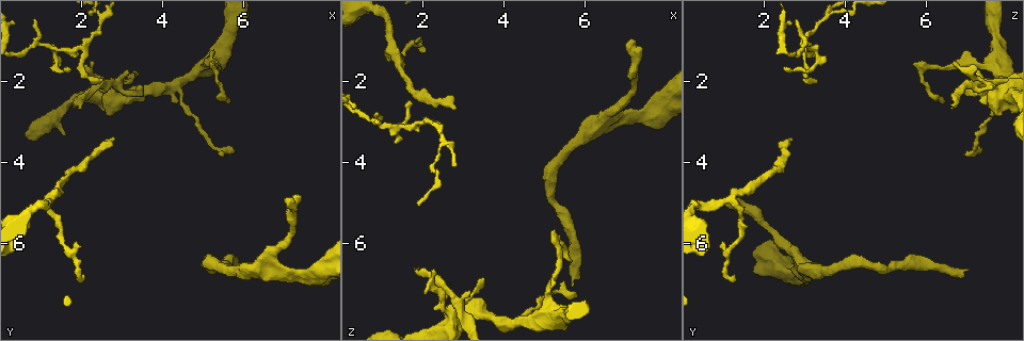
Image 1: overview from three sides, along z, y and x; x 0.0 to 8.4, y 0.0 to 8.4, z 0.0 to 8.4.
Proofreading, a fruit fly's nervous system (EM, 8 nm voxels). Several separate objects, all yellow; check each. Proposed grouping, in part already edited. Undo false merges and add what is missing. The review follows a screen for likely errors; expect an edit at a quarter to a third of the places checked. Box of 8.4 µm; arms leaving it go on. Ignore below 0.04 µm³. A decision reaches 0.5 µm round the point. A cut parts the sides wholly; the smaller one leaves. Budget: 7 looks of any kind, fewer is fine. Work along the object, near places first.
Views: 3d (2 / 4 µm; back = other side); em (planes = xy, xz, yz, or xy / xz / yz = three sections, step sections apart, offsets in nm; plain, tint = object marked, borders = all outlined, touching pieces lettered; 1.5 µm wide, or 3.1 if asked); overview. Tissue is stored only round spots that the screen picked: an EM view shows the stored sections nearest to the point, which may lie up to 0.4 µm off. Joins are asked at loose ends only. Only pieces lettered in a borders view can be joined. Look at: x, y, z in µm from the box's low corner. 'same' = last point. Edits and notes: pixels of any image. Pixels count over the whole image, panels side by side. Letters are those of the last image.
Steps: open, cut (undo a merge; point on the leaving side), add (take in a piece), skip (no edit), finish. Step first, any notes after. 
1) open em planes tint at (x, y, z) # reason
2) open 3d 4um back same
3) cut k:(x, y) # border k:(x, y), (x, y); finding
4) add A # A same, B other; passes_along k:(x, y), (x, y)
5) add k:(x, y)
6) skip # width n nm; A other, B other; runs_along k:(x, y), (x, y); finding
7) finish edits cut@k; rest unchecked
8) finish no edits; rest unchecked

open em xz step 8 borders at (5.70, 6.65, 7.00) # end of a long branch

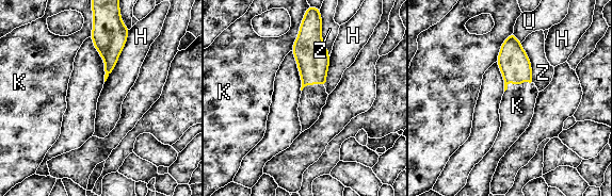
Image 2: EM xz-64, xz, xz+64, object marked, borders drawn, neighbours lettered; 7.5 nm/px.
add K # H other, K same, U other, Z other; it goes on there

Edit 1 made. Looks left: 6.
open 3d 2um at (1.85, 2.60, 6.70) # thin end

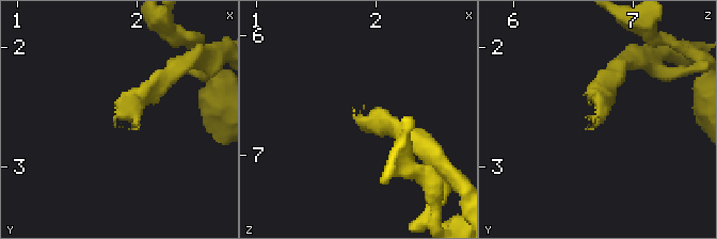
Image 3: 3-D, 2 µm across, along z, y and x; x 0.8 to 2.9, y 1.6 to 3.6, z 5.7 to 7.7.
open em planes borders at (1.80, 2.60, 6.64) # need the tissue

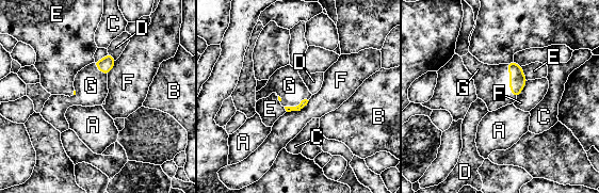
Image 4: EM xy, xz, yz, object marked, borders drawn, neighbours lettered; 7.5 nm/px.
add G # A other, B other, C other, D other, E other, F other, G same; passes_along 4:(517, 80), (510, 81), (491, 82); the neuron continues

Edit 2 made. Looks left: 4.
open overview # redraw

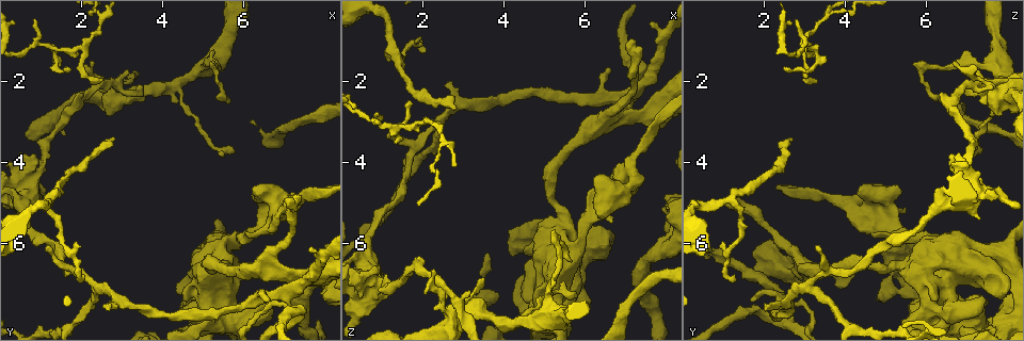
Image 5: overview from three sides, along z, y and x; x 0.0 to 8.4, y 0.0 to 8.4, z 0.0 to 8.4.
open 3d 2um back at (2.10, 1.30, 3.00) # abrupt turn

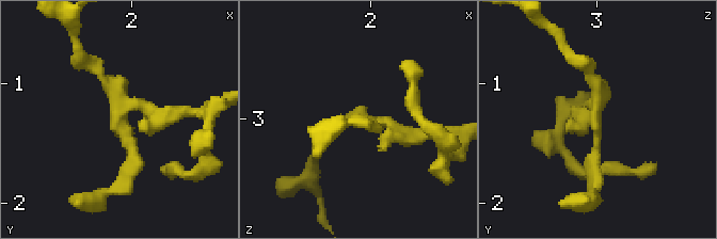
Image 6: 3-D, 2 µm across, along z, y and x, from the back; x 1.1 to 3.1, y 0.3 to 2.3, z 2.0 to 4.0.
open em planes borders at (2.08, 1.26, 3.00) # shape alone is not enough

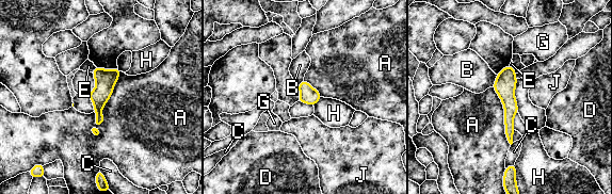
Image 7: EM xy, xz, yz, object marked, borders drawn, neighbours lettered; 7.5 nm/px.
skip # A other, B other, C other, D other, E other, G other, H other, J other; runs_along 7:(506, 69), (510, 138); one neuron here

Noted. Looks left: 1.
finish edits add@2, add@4; rest unchecked

